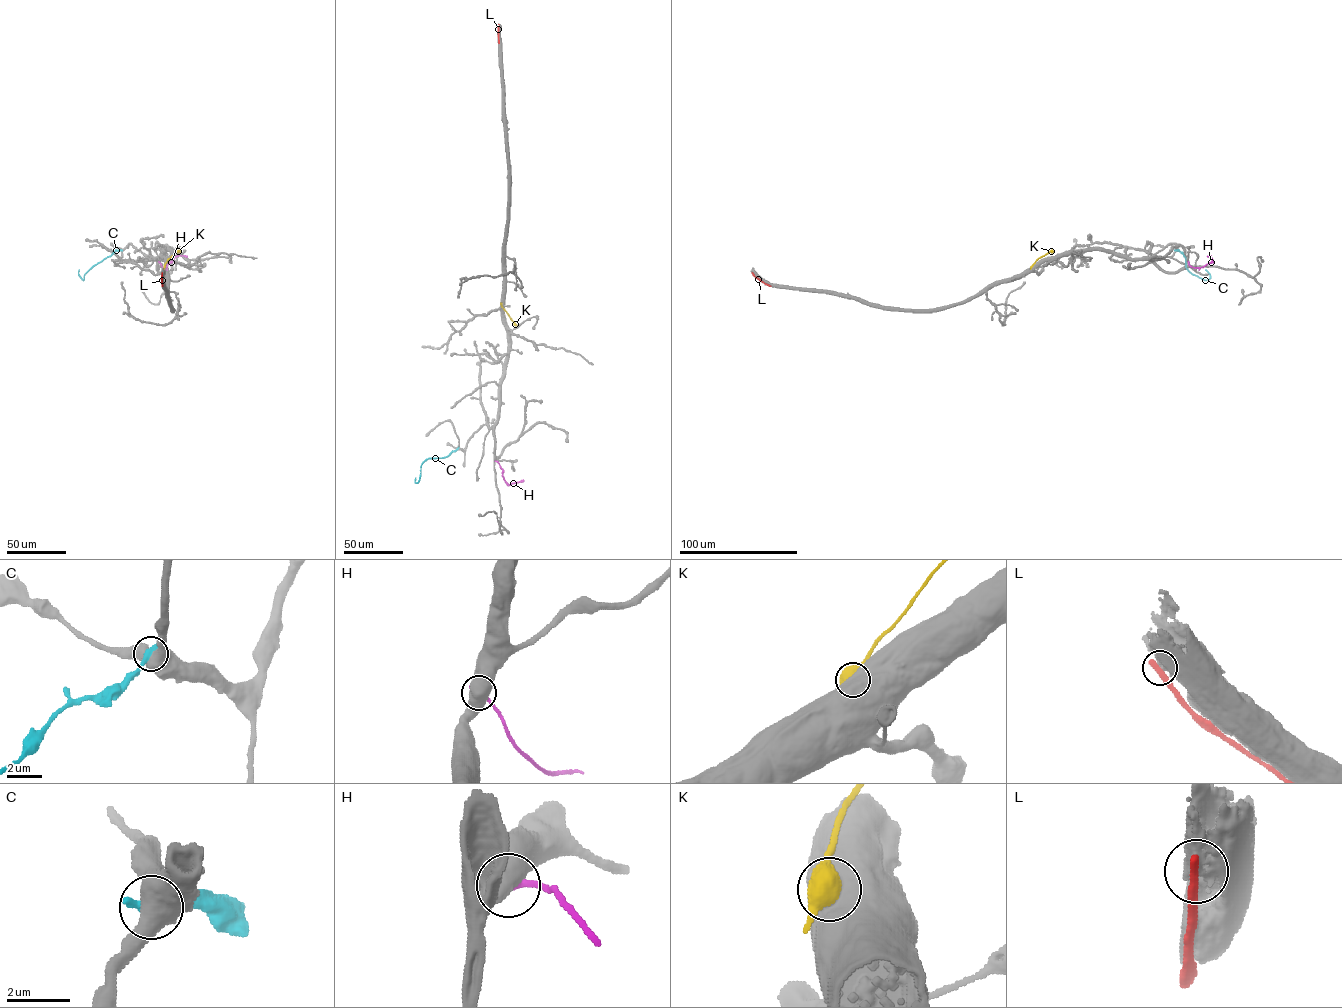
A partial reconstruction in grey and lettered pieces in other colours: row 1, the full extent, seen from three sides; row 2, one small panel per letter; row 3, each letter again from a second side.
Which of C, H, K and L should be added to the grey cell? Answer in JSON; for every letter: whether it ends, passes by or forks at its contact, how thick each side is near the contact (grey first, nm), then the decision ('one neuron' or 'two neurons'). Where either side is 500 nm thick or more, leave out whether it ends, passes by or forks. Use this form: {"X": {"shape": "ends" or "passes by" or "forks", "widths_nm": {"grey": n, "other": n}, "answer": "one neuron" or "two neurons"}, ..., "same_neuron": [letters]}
{"C": {"widths_nm": {"grey": 650, "other": 440}, "answer": "two neurons"}, "H": {"widths_nm": {"grey": 550, "other": 240}, "answer": "two neurons"}, "K": {"widths_nm": {"grey": 750, "other": 650}, "answer": "two neurons"}, "L": {"widths_nm": {"grey": 750, "other": 360}, "answer": "two neurons"}, "same_neuron": []}

